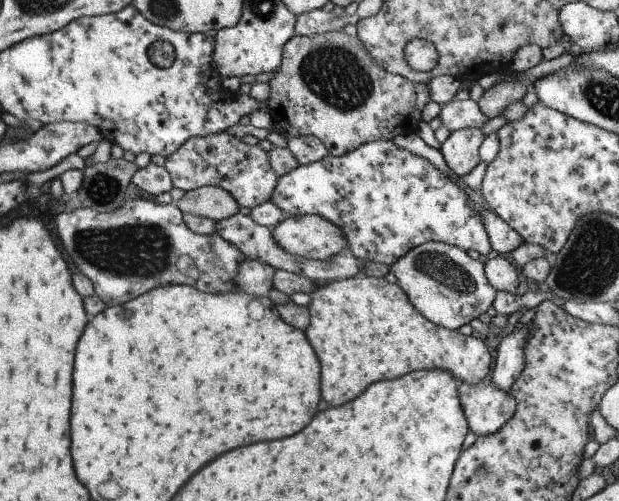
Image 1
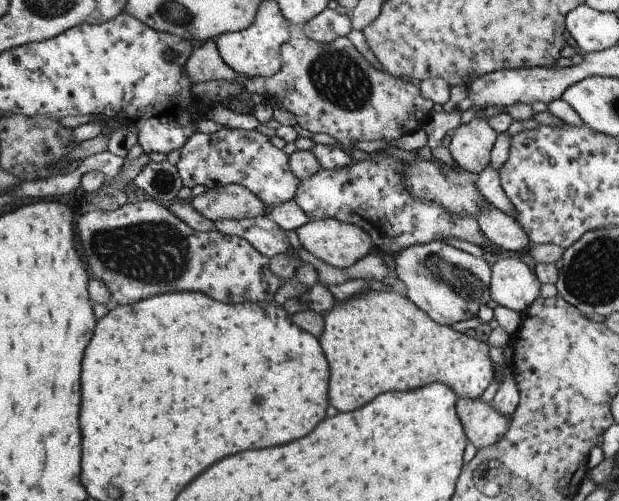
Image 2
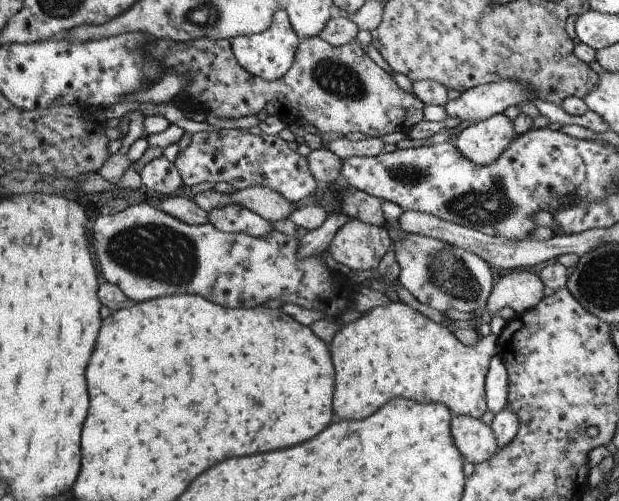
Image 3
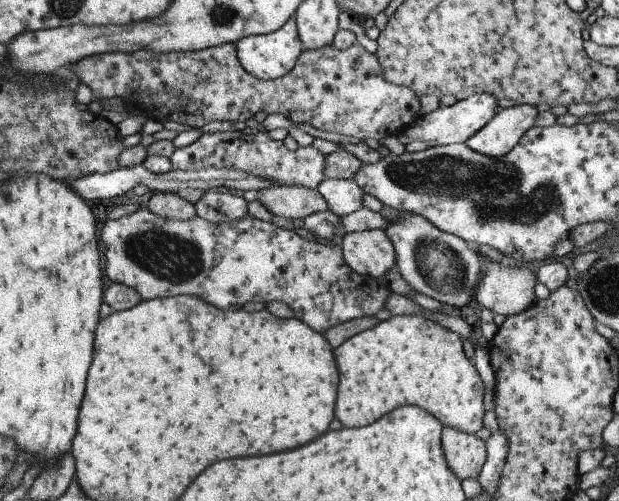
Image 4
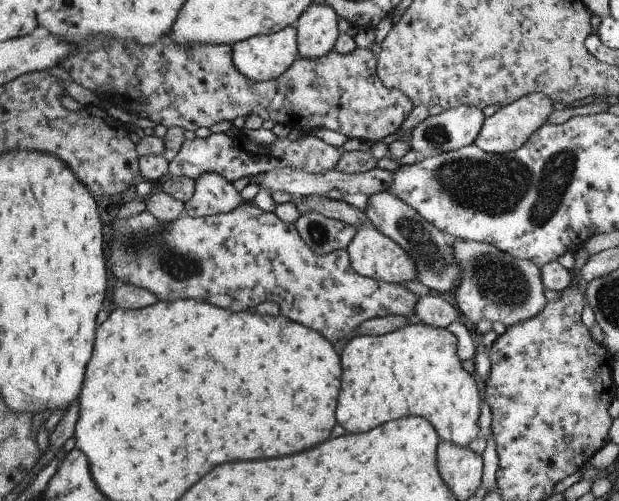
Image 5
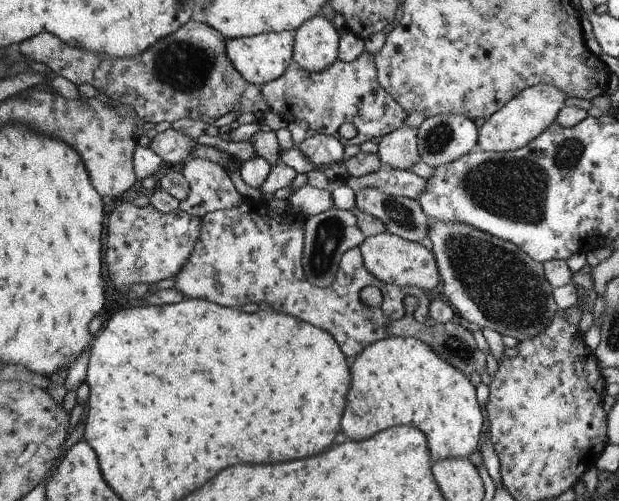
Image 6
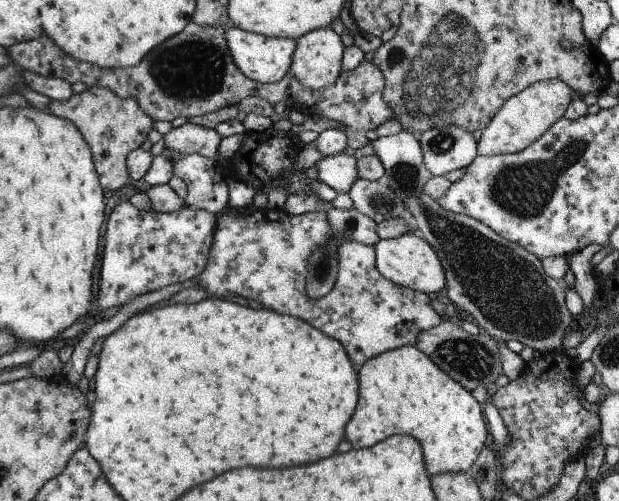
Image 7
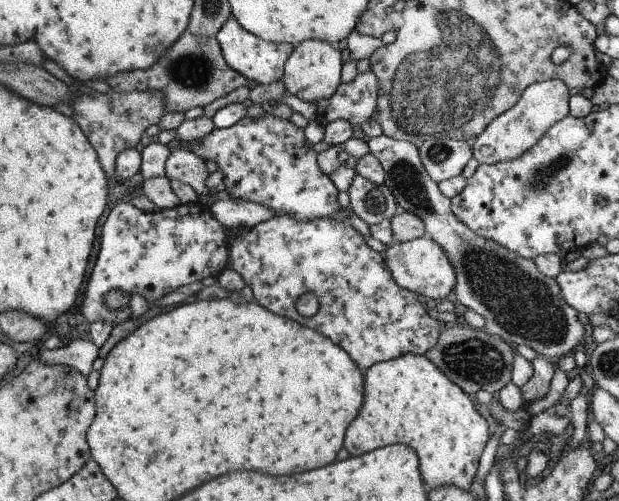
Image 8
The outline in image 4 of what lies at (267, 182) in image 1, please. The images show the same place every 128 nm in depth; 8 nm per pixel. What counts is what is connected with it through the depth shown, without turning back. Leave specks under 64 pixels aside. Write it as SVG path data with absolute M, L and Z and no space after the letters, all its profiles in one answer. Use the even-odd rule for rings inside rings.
M240 131L203 133L191 144L175 149L168 159L171 163L171 171L233 169L267 178L277 186L301 186L311 190L324 179L325 155L315 150L313 146L299 146L296 150L290 151L282 141L273 140L261 132L255 132L255 134L243 134Z

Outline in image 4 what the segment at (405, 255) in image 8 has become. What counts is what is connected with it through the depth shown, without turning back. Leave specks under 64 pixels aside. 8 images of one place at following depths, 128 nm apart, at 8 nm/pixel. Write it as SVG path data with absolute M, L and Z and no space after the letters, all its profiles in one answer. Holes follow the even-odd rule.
M382 230L345 233L338 244L343 262L362 277L382 281L388 270L395 265L393 246Z

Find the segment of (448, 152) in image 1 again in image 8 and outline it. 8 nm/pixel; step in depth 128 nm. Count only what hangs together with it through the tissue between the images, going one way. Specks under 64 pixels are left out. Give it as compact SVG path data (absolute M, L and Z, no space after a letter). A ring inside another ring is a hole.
M559 79L534 82L523 90L517 102L509 110L494 118L480 133L471 146L472 157L479 164L509 162L519 158L562 118L568 115L568 100L571 91Z

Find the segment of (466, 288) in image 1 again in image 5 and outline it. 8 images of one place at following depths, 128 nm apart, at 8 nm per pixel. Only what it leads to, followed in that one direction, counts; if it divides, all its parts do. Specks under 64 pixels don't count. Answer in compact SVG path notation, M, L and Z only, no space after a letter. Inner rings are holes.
M383 191L369 195L364 214L368 224L373 225L381 234L387 235L387 238L393 240L409 254L409 258L415 264L417 280L423 286L427 286L436 294L447 292L457 286L461 268L453 258L453 250L451 250L453 237L437 230L430 222L423 220L413 208L389 192Z

